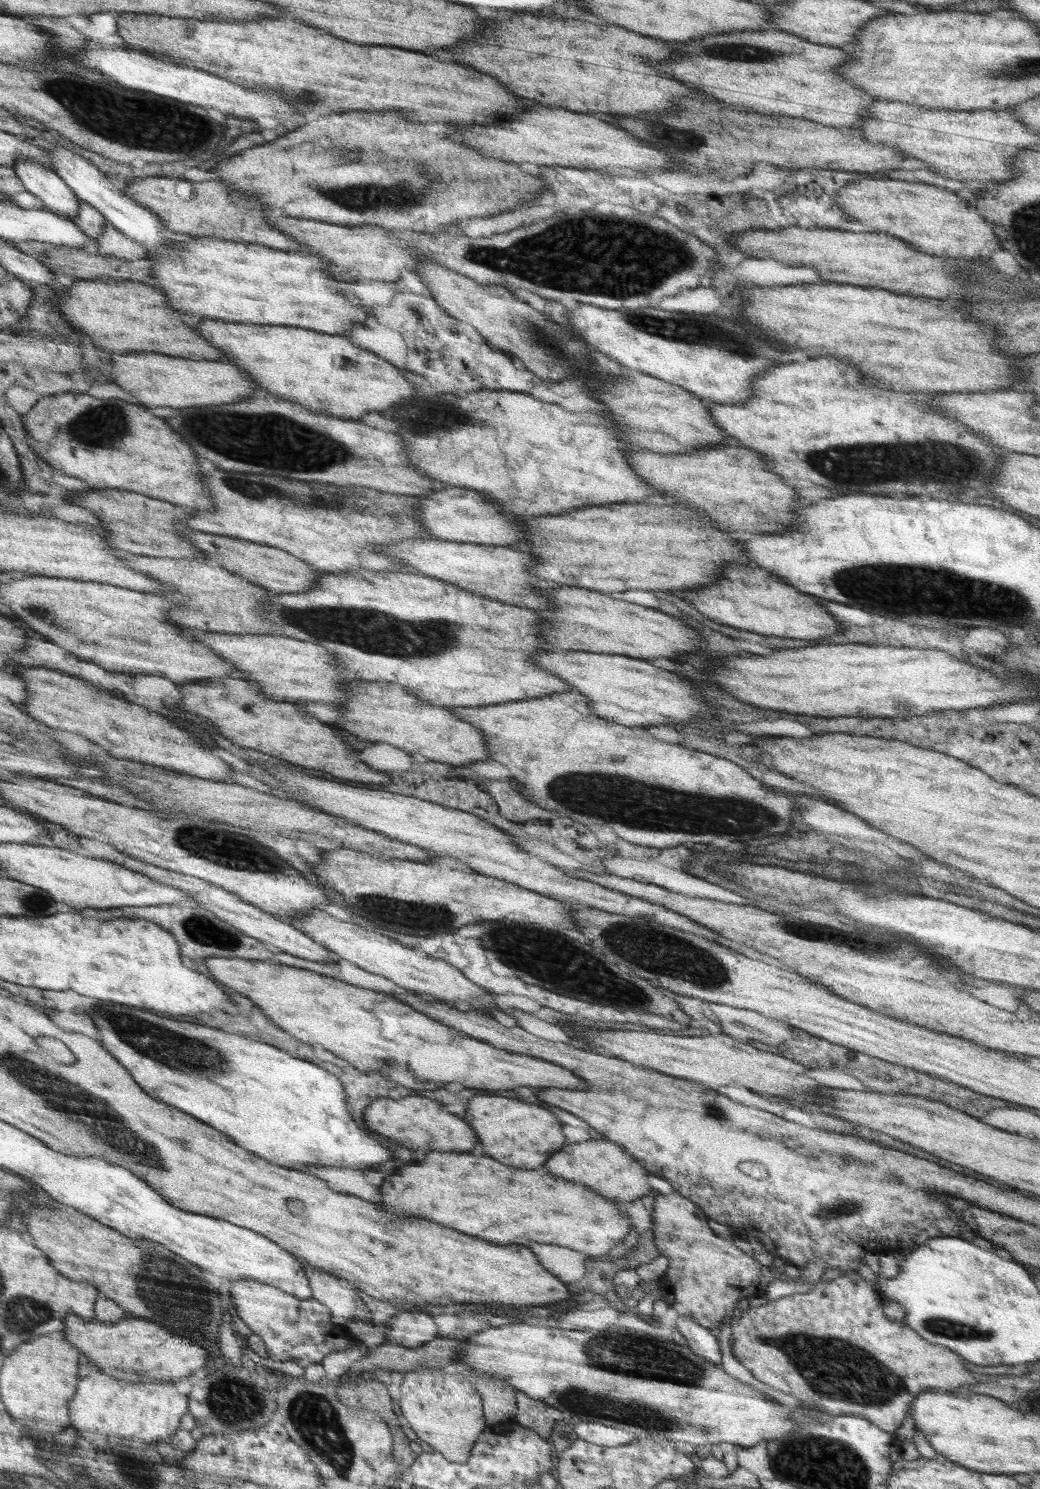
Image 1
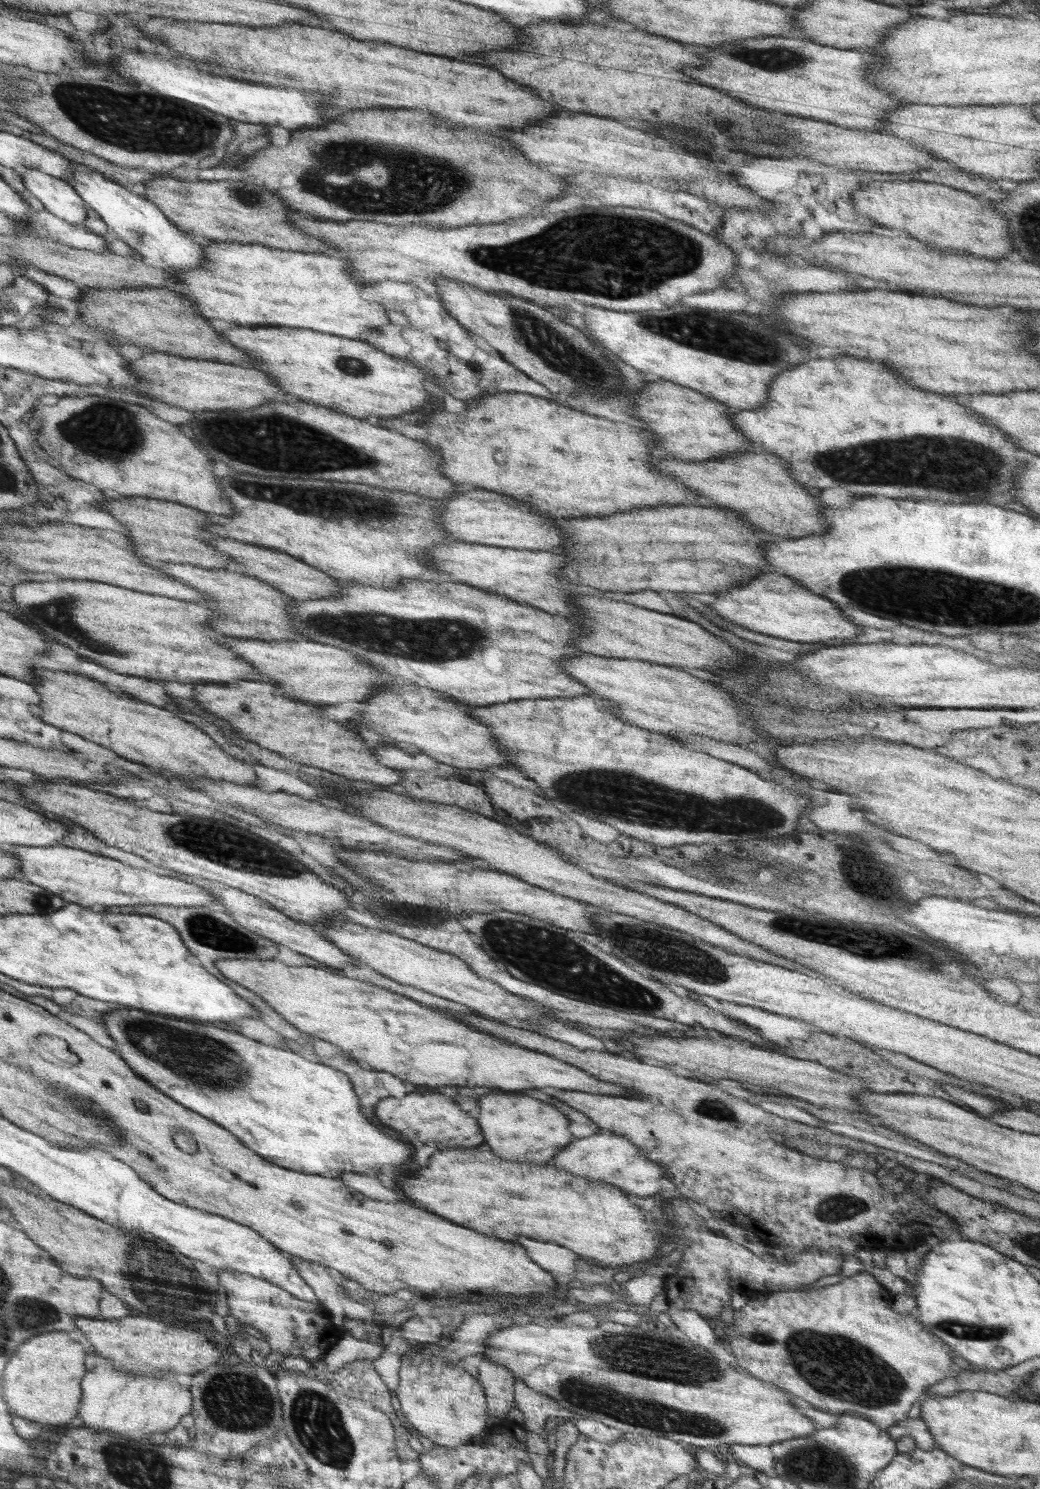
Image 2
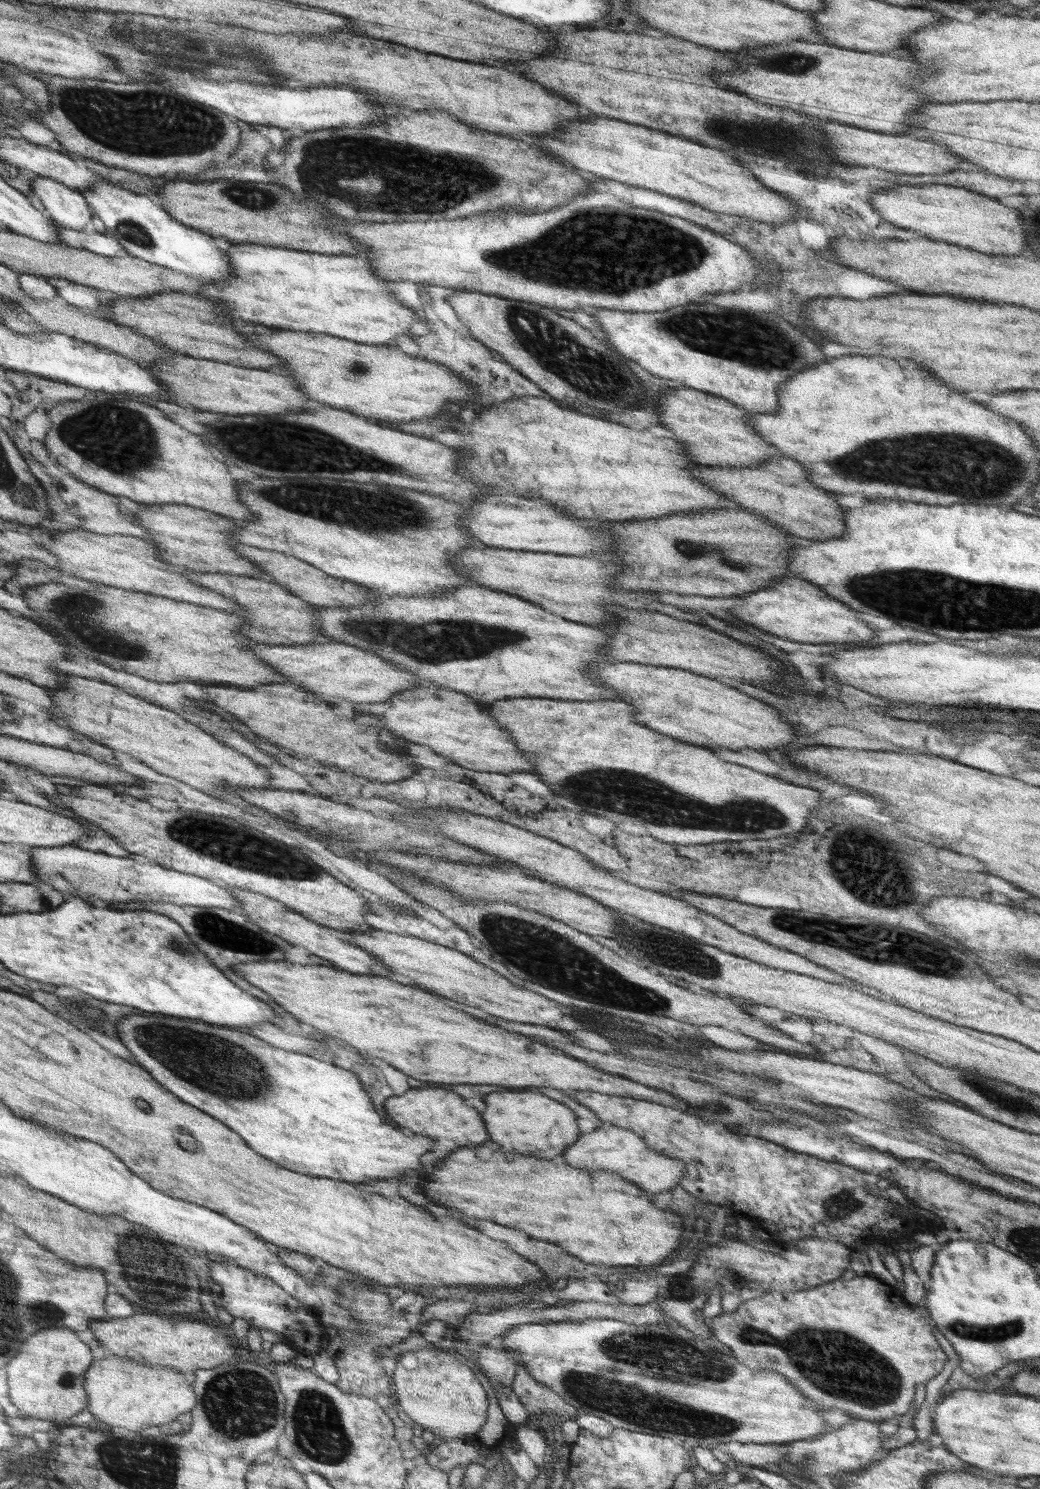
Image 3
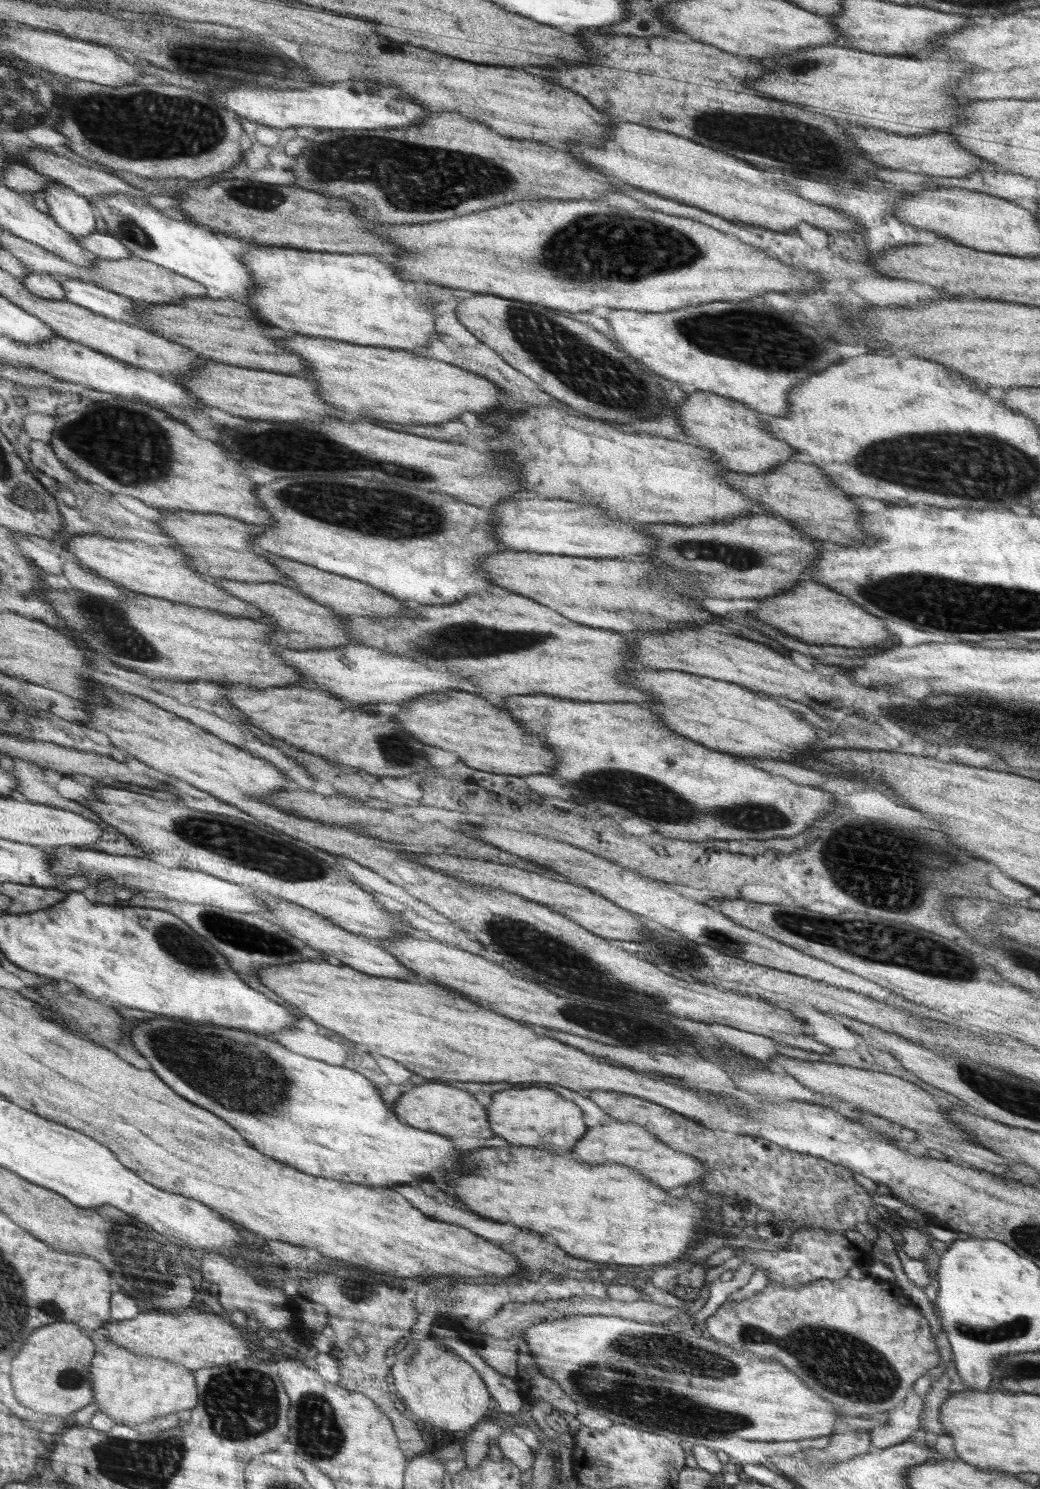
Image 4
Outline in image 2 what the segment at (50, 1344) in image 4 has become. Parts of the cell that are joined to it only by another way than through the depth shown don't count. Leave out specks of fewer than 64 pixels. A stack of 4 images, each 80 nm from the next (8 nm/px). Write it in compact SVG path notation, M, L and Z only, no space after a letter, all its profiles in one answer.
M54 1331L40 1333L31 1338L15 1350L14 1356L5 1366L4 1370L4 1399L8 1409L15 1415L37 1422L46 1431L47 1426L68 1425L76 1417L81 1406L84 1392L80 1390L80 1380L87 1373L84 1370L84 1346L80 1342L72 1342L68 1332Z

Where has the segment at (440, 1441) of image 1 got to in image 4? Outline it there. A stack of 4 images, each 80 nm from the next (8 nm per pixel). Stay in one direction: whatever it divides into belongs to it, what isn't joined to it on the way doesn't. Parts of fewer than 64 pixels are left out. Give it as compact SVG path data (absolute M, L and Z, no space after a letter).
M436 1339L408 1340L407 1345L395 1354L395 1364L390 1370L394 1377L393 1394L399 1400L400 1406L417 1421L442 1430L469 1432L492 1404L489 1388L486 1388L484 1379L478 1376L479 1371L460 1355L452 1354L448 1345Z

